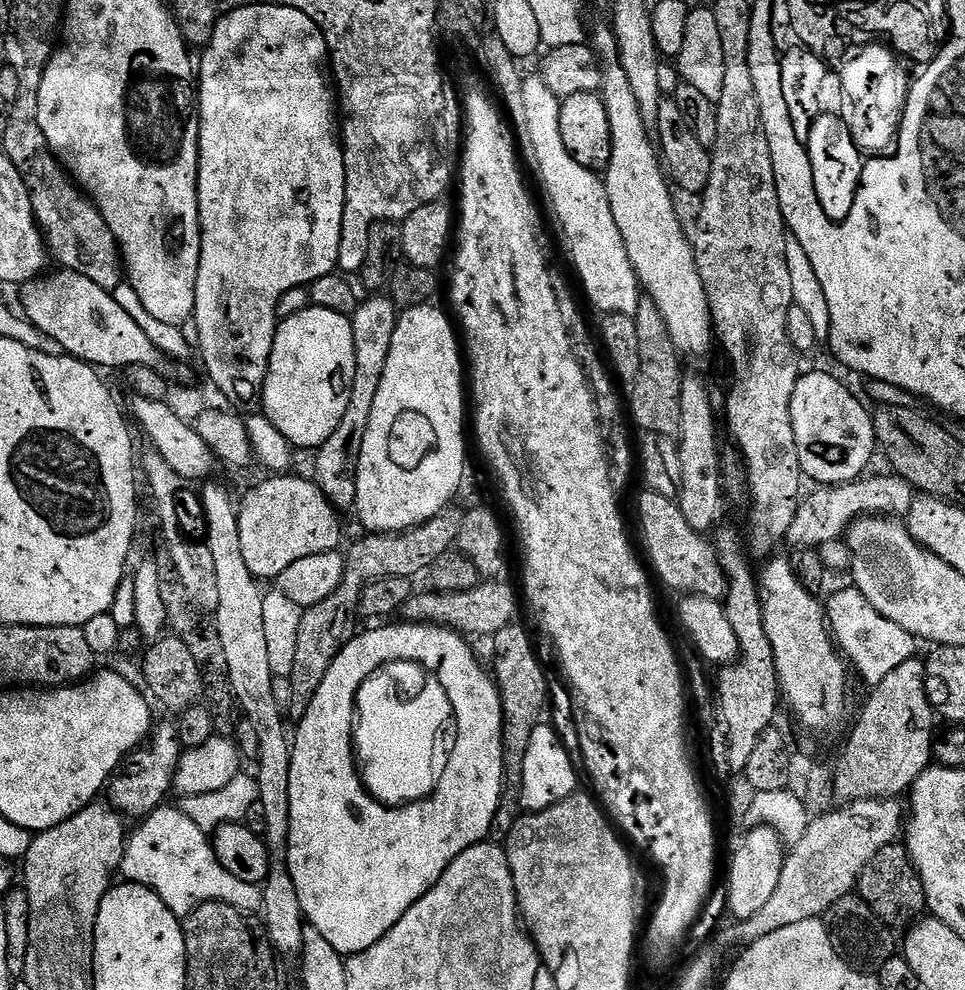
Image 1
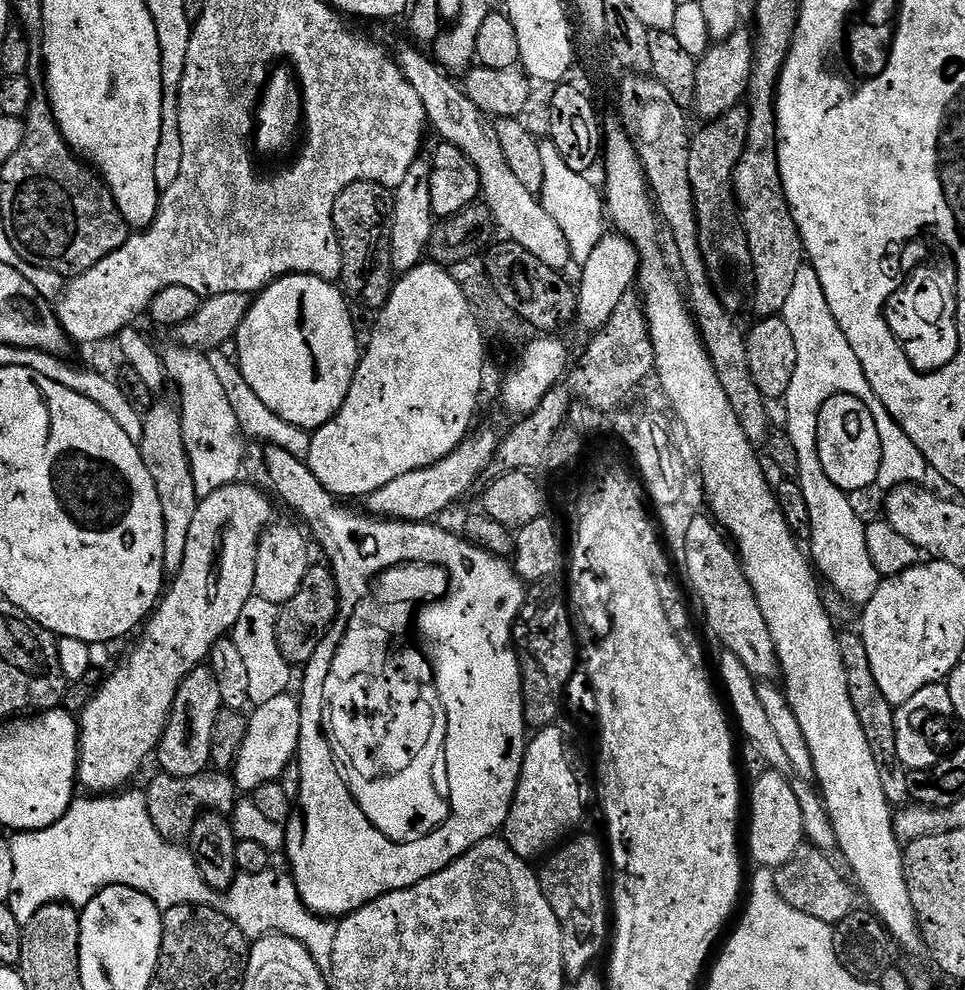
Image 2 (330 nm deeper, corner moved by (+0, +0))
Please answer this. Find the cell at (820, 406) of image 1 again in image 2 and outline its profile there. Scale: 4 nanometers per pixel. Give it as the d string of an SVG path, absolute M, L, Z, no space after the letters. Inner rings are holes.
M831 396L818 414L818 458L820 469L846 494L860 492L880 479L882 446L874 414L858 398Z

